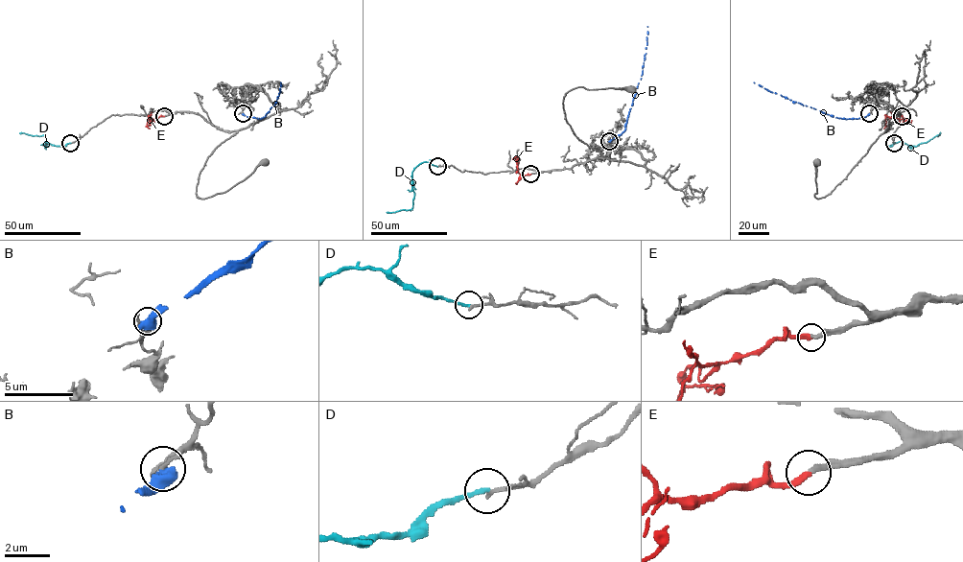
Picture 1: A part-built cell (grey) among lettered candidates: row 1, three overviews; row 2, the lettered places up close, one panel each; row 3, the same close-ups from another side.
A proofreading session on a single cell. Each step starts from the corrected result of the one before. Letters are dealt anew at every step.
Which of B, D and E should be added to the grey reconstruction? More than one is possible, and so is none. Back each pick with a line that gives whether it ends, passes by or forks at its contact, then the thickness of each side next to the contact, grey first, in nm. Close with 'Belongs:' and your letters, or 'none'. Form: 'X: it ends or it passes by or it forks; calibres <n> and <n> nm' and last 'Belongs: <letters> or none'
E: it ends; calibres 280 and 320 nm
Belongs: E

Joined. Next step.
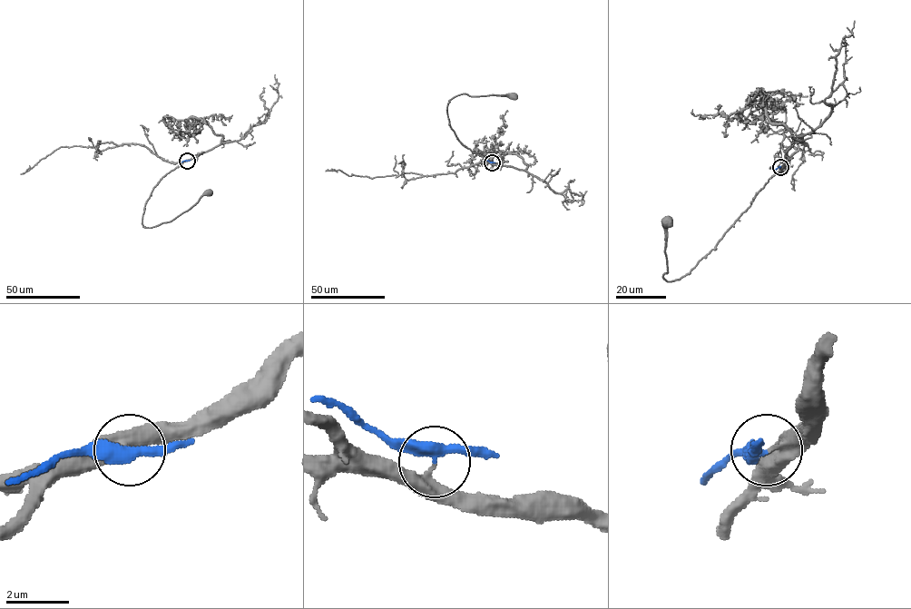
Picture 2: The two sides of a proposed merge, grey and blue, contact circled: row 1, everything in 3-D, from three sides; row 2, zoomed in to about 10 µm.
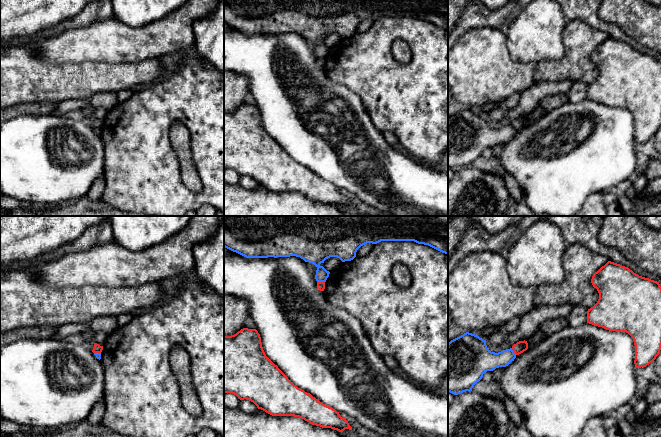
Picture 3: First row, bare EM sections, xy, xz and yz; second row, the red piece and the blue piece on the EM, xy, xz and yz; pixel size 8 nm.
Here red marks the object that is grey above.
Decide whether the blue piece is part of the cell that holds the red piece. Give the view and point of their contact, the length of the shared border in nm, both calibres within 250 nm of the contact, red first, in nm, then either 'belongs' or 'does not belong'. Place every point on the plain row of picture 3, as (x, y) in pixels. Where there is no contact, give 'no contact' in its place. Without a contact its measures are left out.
xz (321, 58) | 60 nm | 60/190 nm | does not belong

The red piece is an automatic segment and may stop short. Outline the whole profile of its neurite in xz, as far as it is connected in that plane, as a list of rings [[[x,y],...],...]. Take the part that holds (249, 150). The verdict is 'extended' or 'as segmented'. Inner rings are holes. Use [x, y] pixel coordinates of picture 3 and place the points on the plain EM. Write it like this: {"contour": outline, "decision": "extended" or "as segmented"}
{"contour": [[[243,104],[234,111],[224,112],[224,169],[232,169],[240,176],[249,176],[272,192],[299,193],[312,201],[341,209],[345,205],[352,206],[339,188],[294,161],[266,132],[256,105]]], "decision": "as segmented"}

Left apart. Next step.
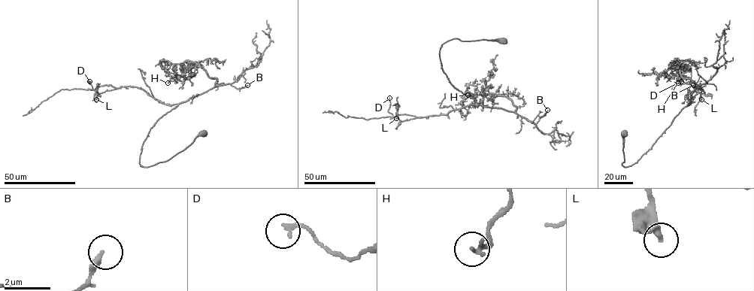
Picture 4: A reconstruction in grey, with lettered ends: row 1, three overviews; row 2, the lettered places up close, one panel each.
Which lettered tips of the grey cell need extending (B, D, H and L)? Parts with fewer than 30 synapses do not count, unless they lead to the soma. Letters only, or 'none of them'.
none of them

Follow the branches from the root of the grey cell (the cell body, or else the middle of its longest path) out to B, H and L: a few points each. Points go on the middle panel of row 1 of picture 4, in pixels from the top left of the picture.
B: (502, 40), (454, 38), (444, 42), (439, 58), (449, 83), (479, 104), (513, 111), (531, 122), (547, 110)
H: (502, 40), (454, 38), (442, 45), (439, 58), (449, 83), (479, 104), (516, 109), (504, 96), (467, 95)
L: (502, 40), (454, 38), (440, 50), (441, 67), (449, 83), (477, 104), (446, 114), (396, 118)

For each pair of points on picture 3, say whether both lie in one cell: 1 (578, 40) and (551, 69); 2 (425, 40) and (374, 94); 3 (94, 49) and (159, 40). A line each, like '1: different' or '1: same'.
1: same
2: same
3: same

